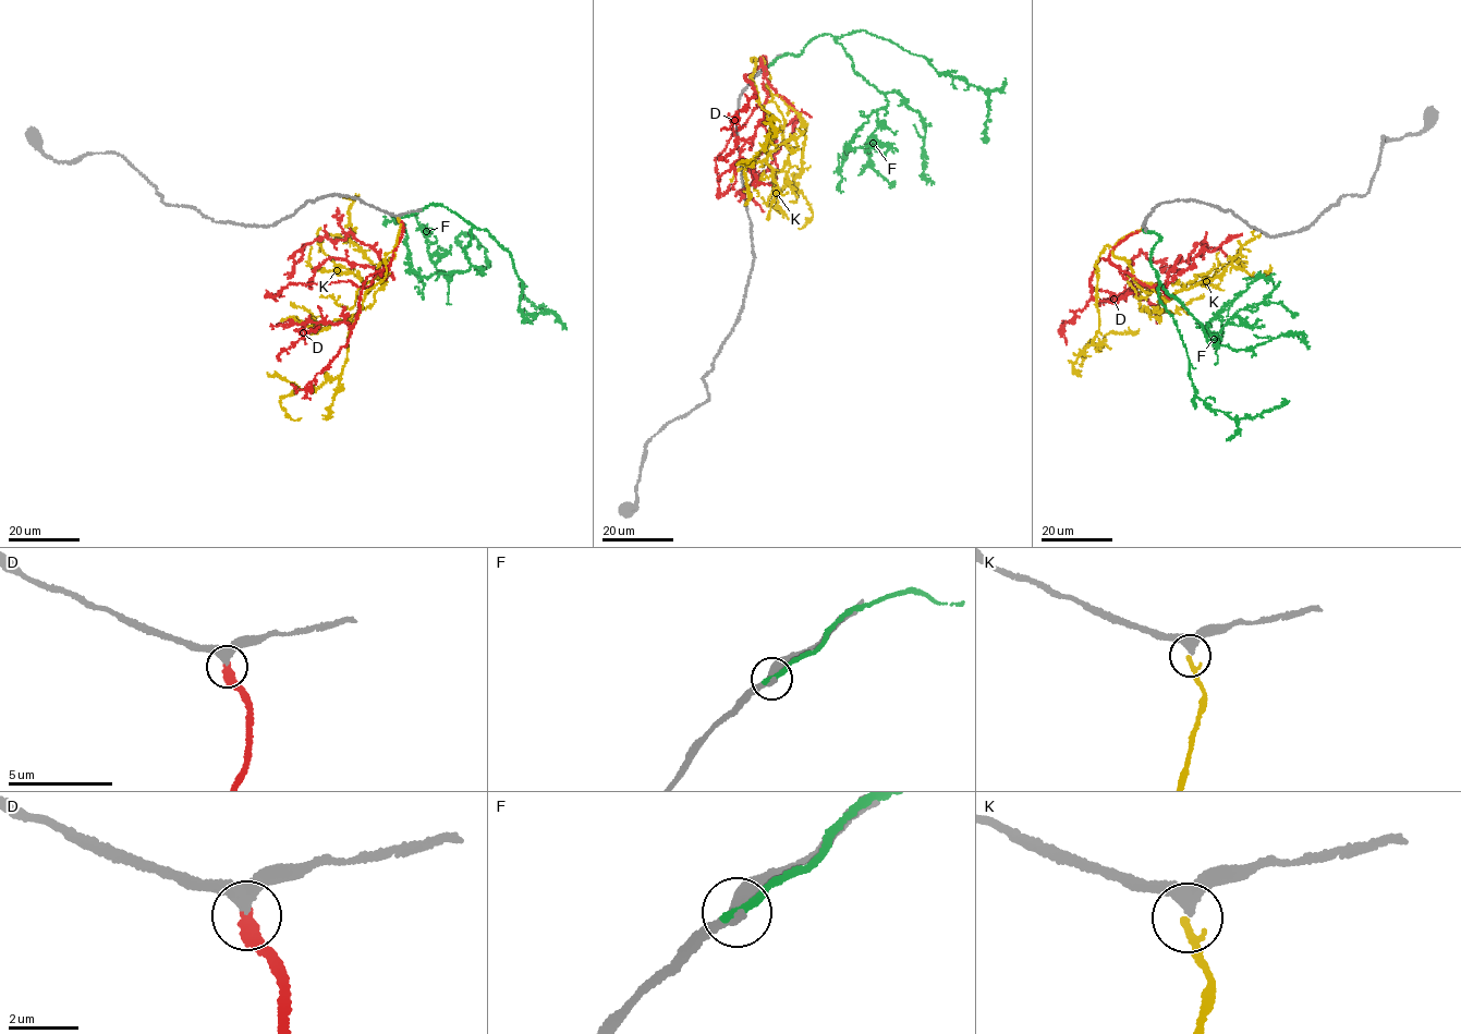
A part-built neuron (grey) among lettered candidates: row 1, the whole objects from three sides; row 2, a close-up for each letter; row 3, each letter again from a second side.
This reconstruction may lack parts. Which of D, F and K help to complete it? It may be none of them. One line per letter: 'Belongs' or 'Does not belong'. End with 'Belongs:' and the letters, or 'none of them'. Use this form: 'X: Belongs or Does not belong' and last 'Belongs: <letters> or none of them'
D: Belongs
F: Does not belong
K: Does not belong
Belongs: D

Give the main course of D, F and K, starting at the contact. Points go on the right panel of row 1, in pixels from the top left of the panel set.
D: (1142, 229), (1120, 242), (1109, 262), (1158, 289), (1192, 267), (1205, 242), (1196, 243), (1190, 258)
F: (1143, 228), (1160, 238), (1149, 258), (1159, 302), (1184, 345), (1196, 397), (1237, 418), (1271, 410), (1282, 398)
K: (1142, 229), (1099, 254), (1098, 331), (1093, 342), (1099, 349), (1102, 344), (1091, 341), (1085, 345), (1082, 366)

